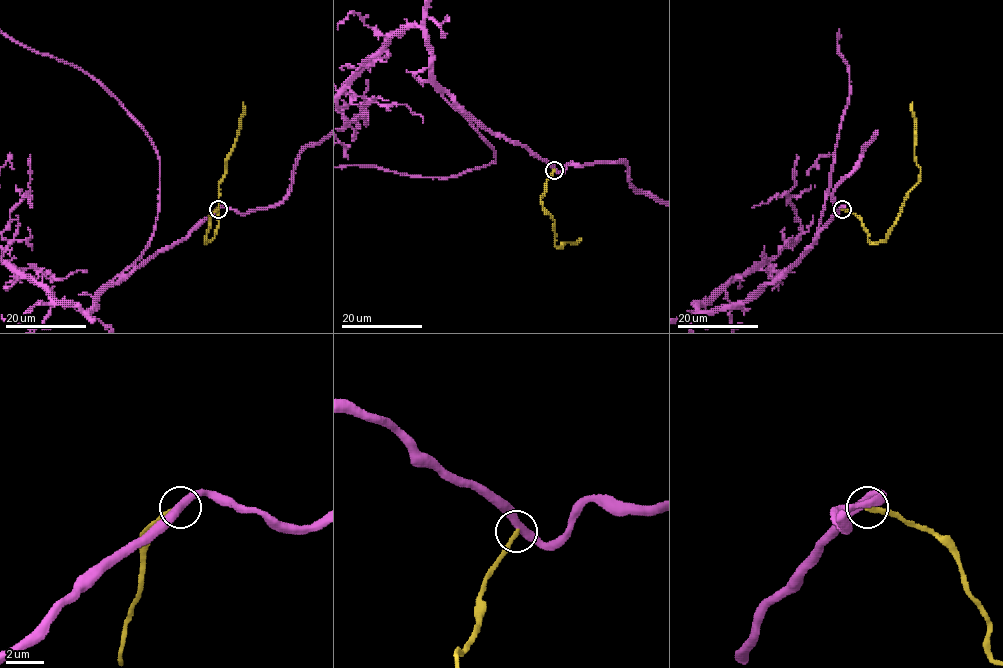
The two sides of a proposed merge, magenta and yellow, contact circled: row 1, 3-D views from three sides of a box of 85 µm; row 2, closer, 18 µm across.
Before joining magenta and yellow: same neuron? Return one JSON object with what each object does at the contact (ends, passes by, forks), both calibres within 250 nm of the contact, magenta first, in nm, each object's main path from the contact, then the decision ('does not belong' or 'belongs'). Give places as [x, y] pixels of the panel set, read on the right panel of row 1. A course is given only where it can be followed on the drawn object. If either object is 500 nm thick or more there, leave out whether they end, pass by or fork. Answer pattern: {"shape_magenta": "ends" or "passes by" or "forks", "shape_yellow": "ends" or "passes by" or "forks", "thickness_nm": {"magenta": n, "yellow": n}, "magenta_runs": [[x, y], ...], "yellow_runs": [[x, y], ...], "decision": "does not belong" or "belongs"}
{"shape_magenta": "passes by", "shape_yellow": "ends", "thickness_nm": {"magenta": 400, "yellow": 240}, "magenta_runs": [[842, 209], [794, 264], [764, 285], [792, 266], [817, 231], [850, 95], [838, 42]], "yellow_runs": [[842, 209], [856, 215], [862, 222], [870, 242], [886, 238], [906, 193], [920, 179], [912, 101]], "decision": "does not belong"}

